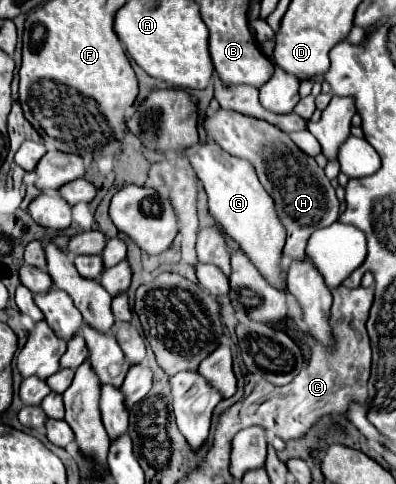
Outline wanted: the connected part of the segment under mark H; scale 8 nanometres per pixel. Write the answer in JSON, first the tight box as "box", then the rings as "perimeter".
{"box":[205,110,339,260],"perimeter":[[[217,110],[211,116],[207,116],[205,130],[209,134],[209,140],[217,142],[225,152],[245,158],[255,166],[259,182],[273,198],[277,216],[287,230],[283,256],[289,256],[293,260],[303,260],[305,246],[313,230],[329,226],[339,218],[339,200],[323,168],[317,166],[315,158],[303,154],[293,144],[289,134],[285,134],[277,126],[271,126],[269,122],[251,116],[243,116],[233,110]]]}

